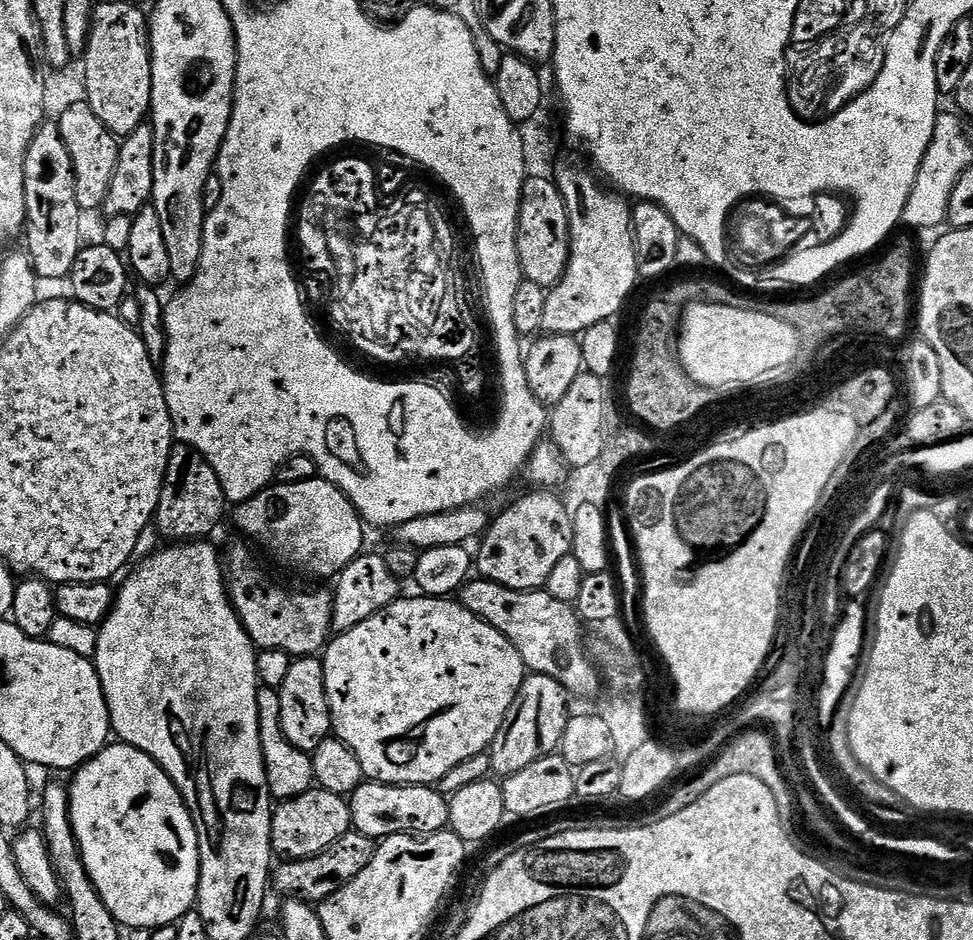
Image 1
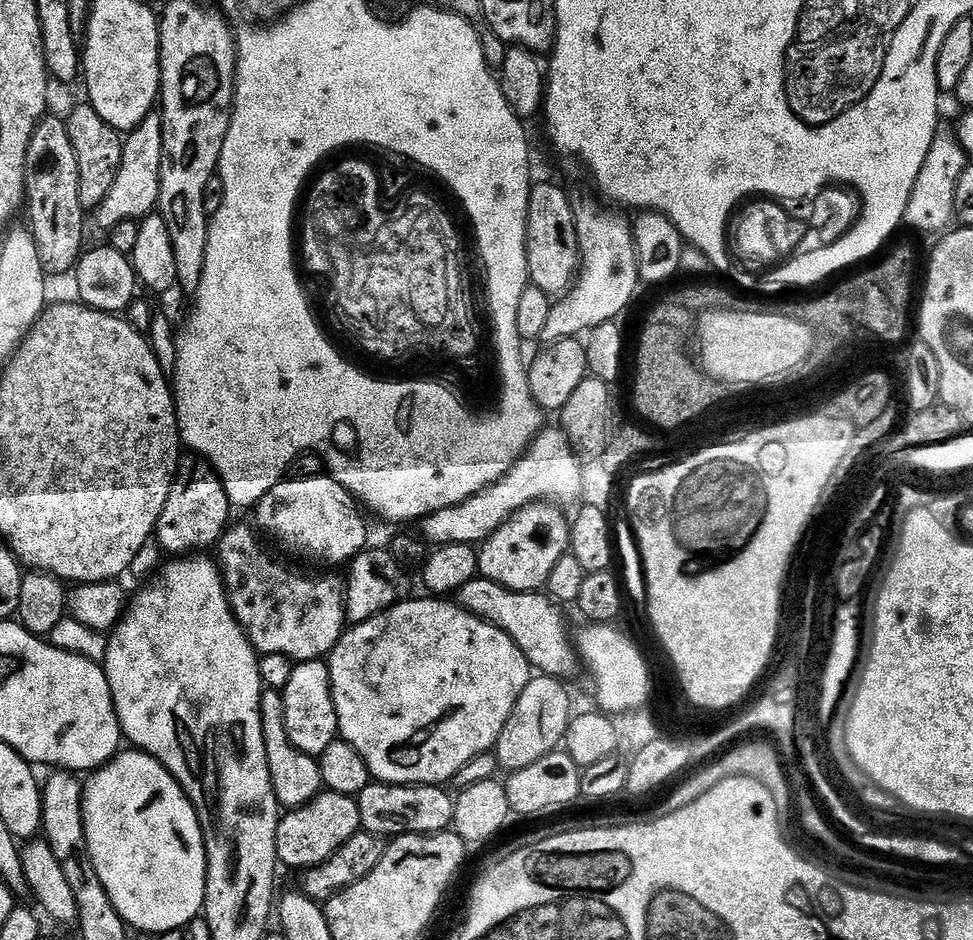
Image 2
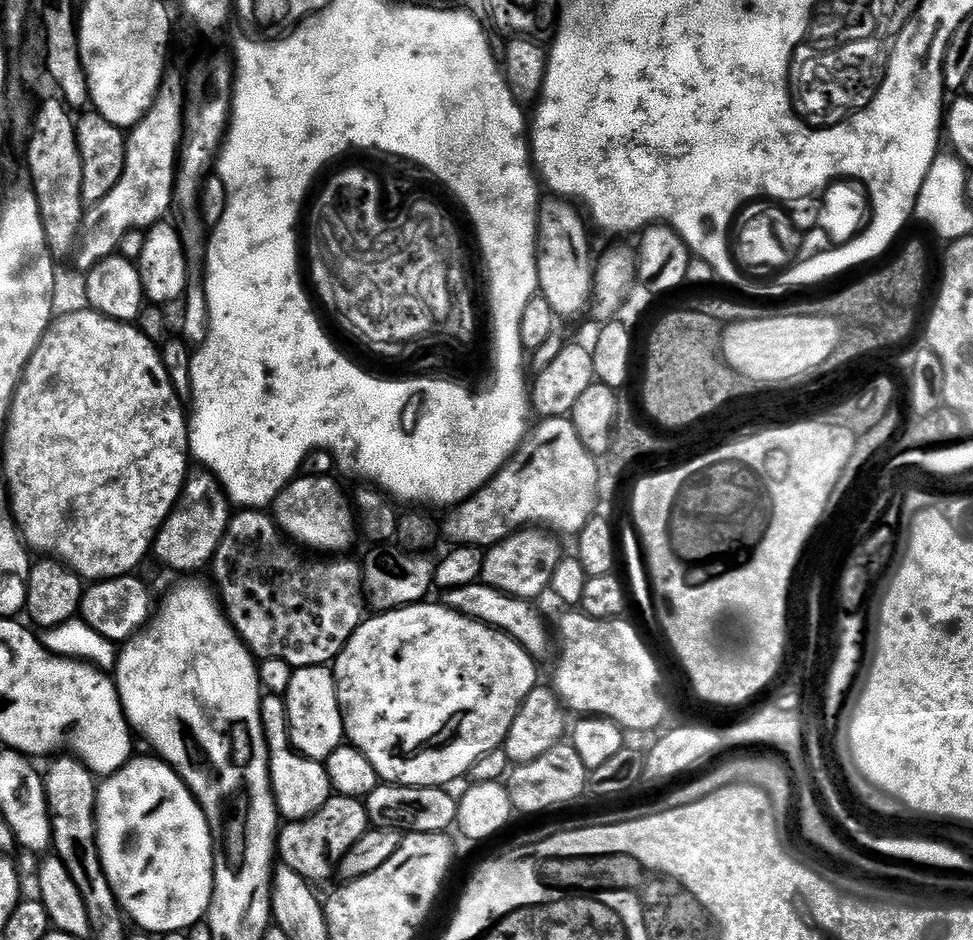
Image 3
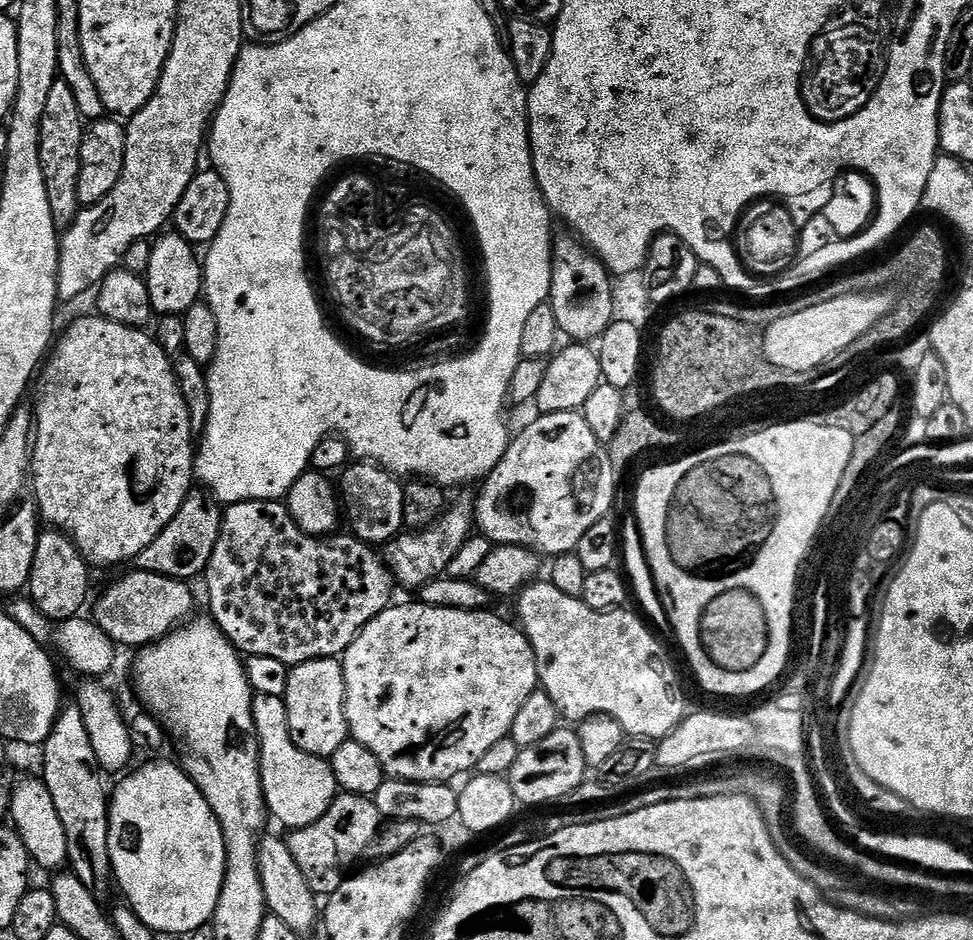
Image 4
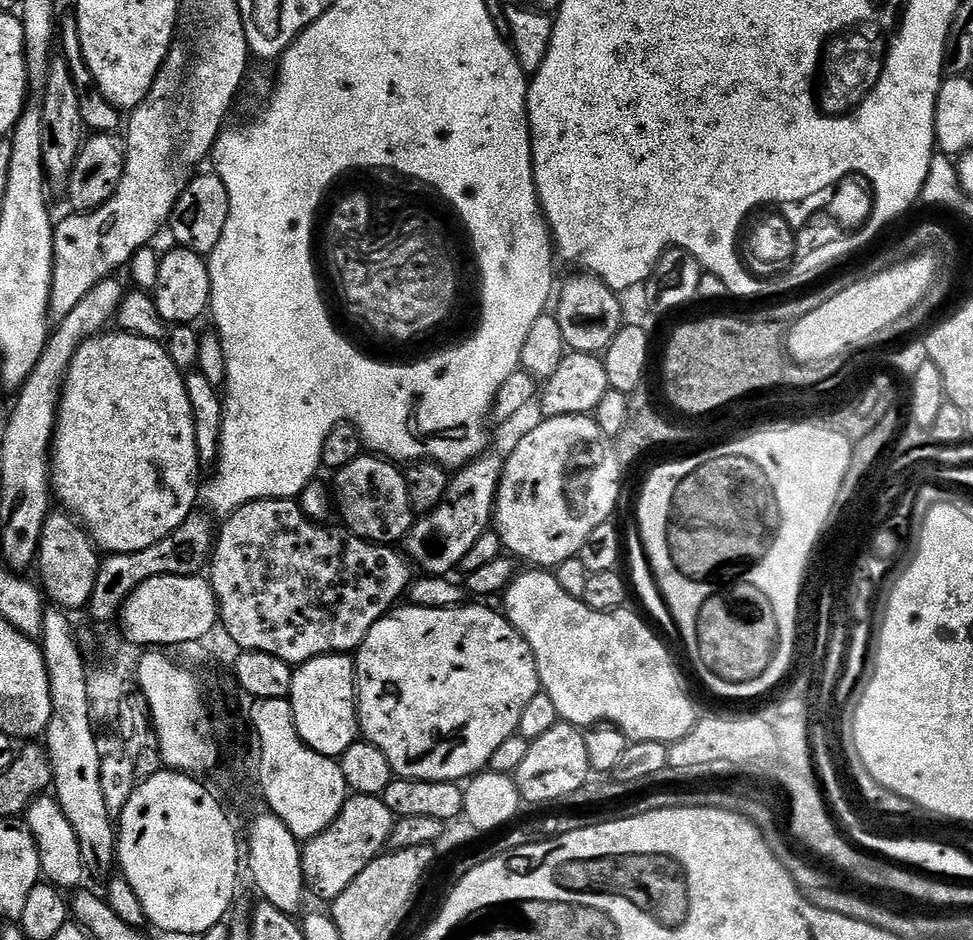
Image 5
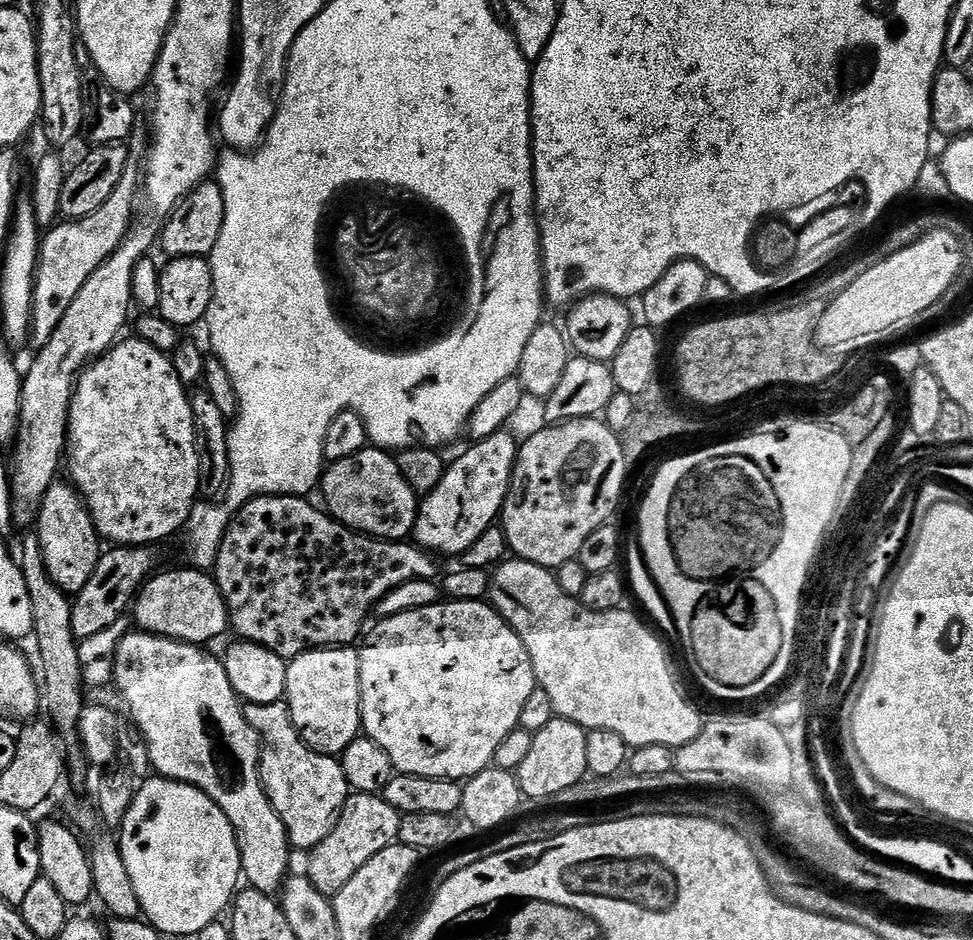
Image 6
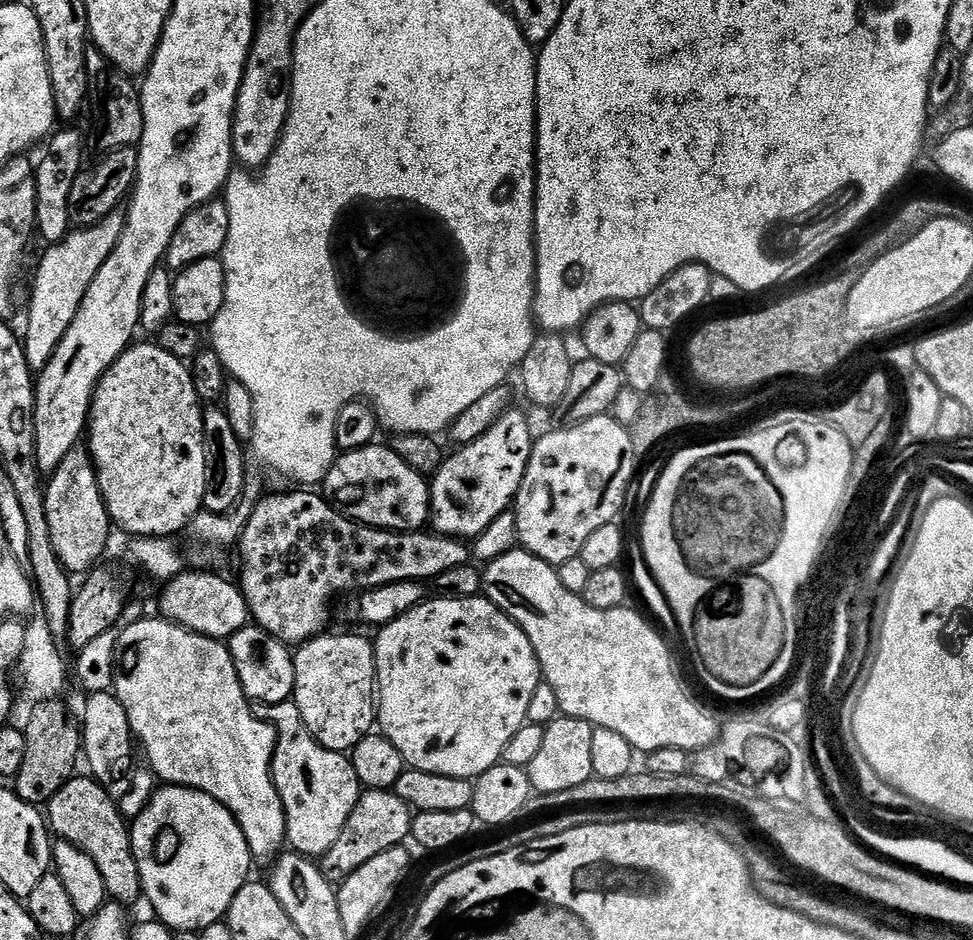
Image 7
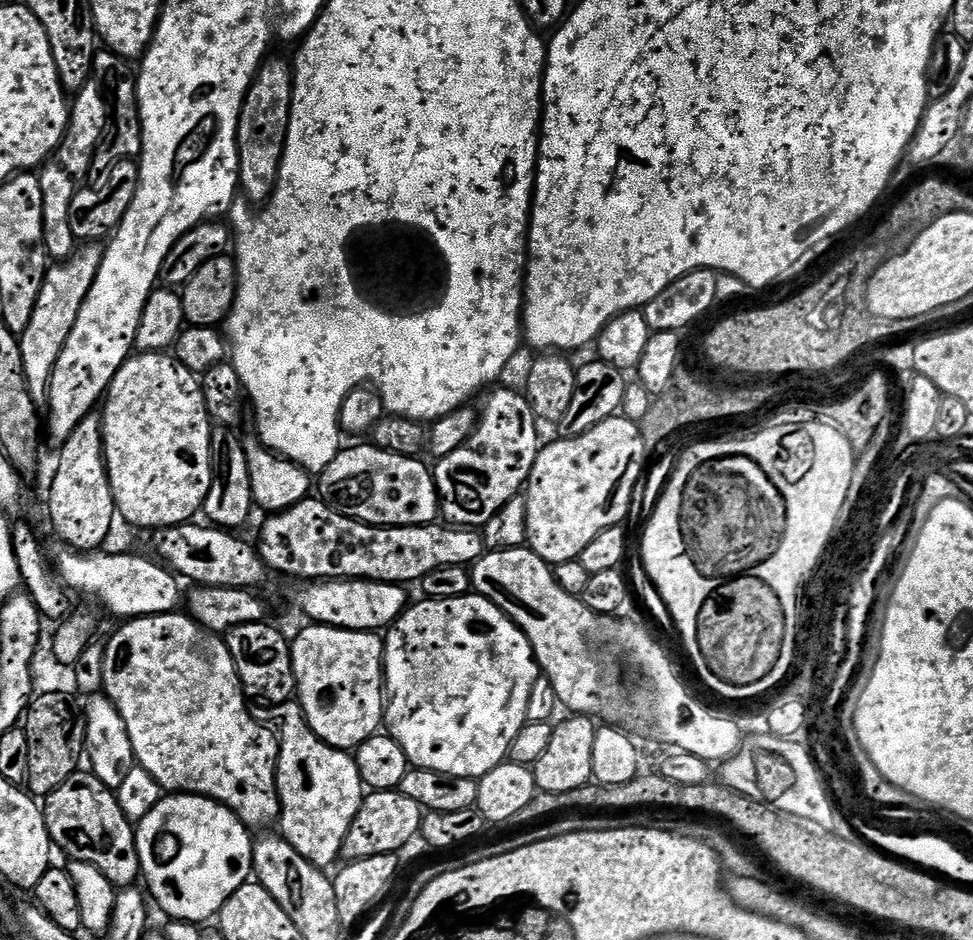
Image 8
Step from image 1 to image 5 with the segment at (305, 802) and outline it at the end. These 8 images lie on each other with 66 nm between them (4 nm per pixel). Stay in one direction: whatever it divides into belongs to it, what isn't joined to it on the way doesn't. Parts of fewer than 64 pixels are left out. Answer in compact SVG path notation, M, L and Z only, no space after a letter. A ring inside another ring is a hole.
M356 794L345 800L340 812L324 830L303 841L300 849L300 865L307 891L311 895L313 892L318 899L325 900L325 902L336 900L338 894L342 894L342 890L346 890L346 886L350 886L350 882L354 882L354 878L358 878L358 874L362 874L362 870L366 870L368 863L381 855L391 837L393 823L392 811L384 805L380 796Z

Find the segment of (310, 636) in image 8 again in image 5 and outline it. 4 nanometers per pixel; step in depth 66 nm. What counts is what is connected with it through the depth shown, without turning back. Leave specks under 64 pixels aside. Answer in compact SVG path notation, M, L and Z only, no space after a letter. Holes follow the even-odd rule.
M348 654L319 656L299 665L292 673L292 685L286 697L290 705L290 723L296 729L300 741L310 750L323 756L339 758L351 744L358 740L358 721L356 718L356 680L354 660Z

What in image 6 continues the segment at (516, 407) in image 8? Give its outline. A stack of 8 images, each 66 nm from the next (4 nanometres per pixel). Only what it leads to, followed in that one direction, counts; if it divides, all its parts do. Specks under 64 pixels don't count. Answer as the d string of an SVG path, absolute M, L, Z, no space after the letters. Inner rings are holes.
M508 430L496 432L490 438L477 440L456 461L449 463L444 477L435 489L419 501L419 512L414 529L415 543L425 552L437 557L463 557L464 551L487 528L493 527L501 515L508 488L512 485L512 471L516 468L518 440Z

